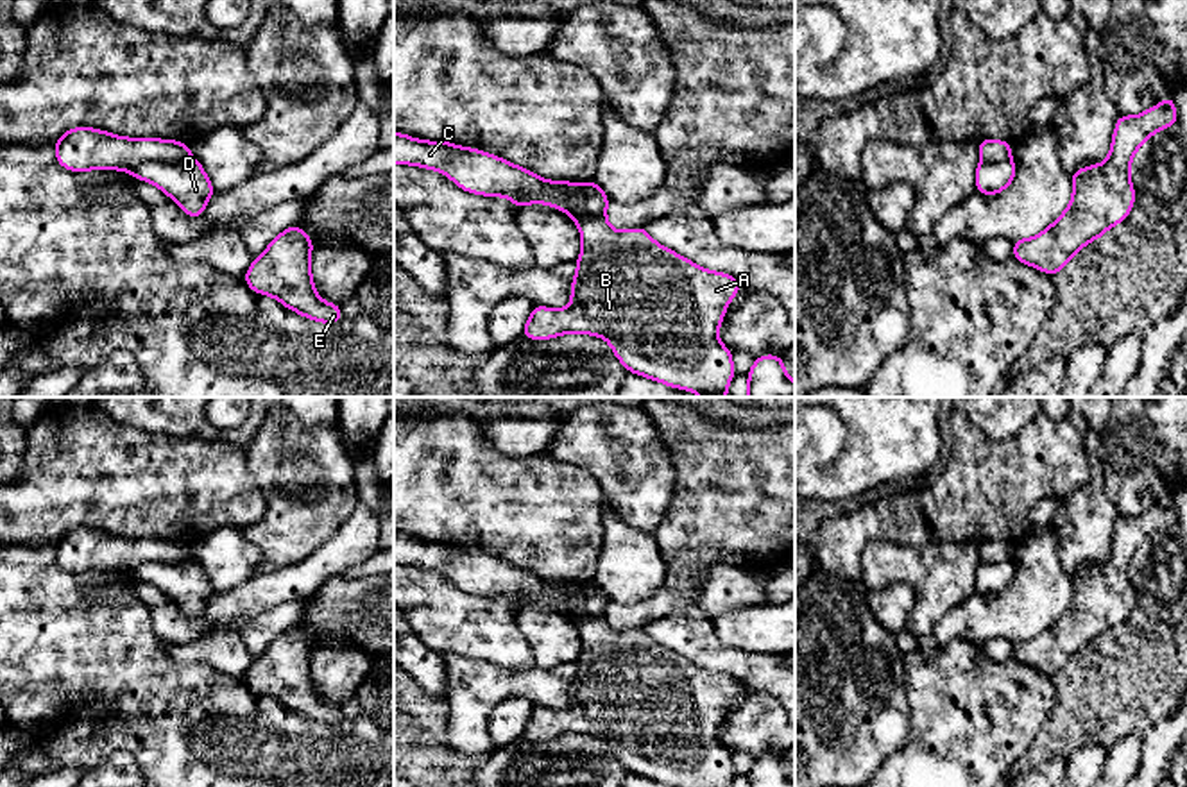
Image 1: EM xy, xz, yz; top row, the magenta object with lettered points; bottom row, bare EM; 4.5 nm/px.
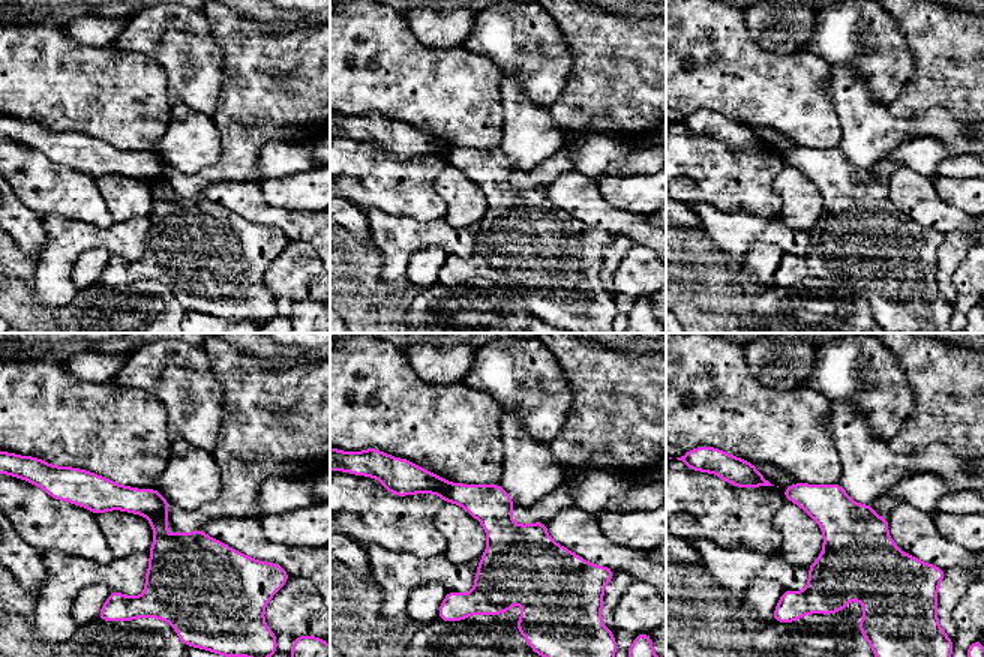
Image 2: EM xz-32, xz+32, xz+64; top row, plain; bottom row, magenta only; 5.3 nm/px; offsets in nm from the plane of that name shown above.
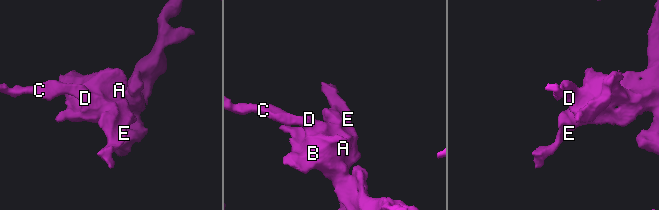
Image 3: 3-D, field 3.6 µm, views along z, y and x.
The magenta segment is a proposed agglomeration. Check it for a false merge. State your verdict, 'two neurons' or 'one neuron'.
two neurons

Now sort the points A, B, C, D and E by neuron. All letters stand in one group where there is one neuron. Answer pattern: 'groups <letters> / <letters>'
groups A B D E / C

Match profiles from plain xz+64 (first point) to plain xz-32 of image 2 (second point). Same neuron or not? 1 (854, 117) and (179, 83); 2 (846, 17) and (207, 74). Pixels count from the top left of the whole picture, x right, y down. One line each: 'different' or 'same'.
1: different
2: same

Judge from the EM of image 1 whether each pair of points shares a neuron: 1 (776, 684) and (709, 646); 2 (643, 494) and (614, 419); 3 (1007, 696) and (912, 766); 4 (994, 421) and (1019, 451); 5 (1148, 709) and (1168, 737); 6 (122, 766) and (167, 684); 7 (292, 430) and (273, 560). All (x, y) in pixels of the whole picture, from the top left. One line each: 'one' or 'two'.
1: one
2: one
3: one
4: two
5: two
6: two
7: one

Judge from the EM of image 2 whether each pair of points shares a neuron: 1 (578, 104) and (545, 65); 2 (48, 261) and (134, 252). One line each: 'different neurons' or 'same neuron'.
1: different neurons
2: same neuron

